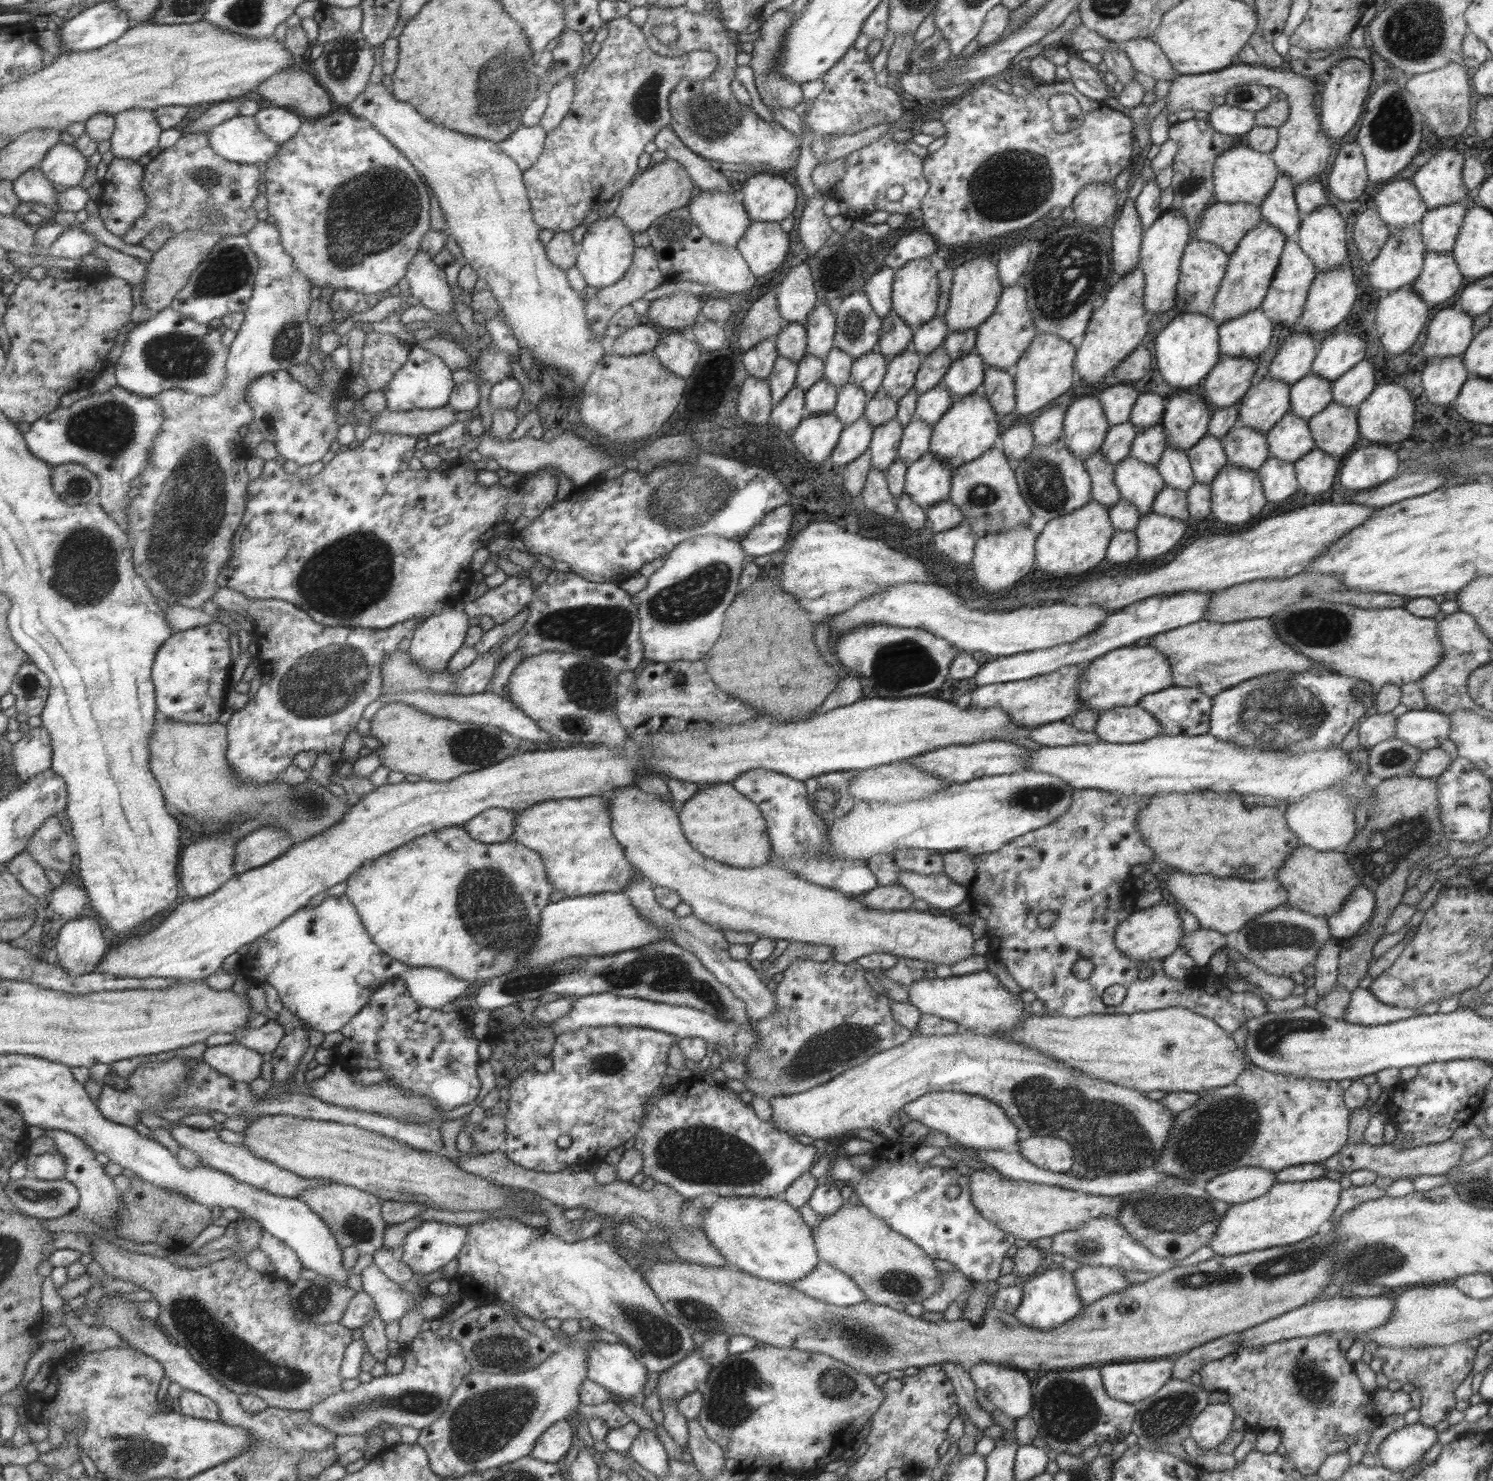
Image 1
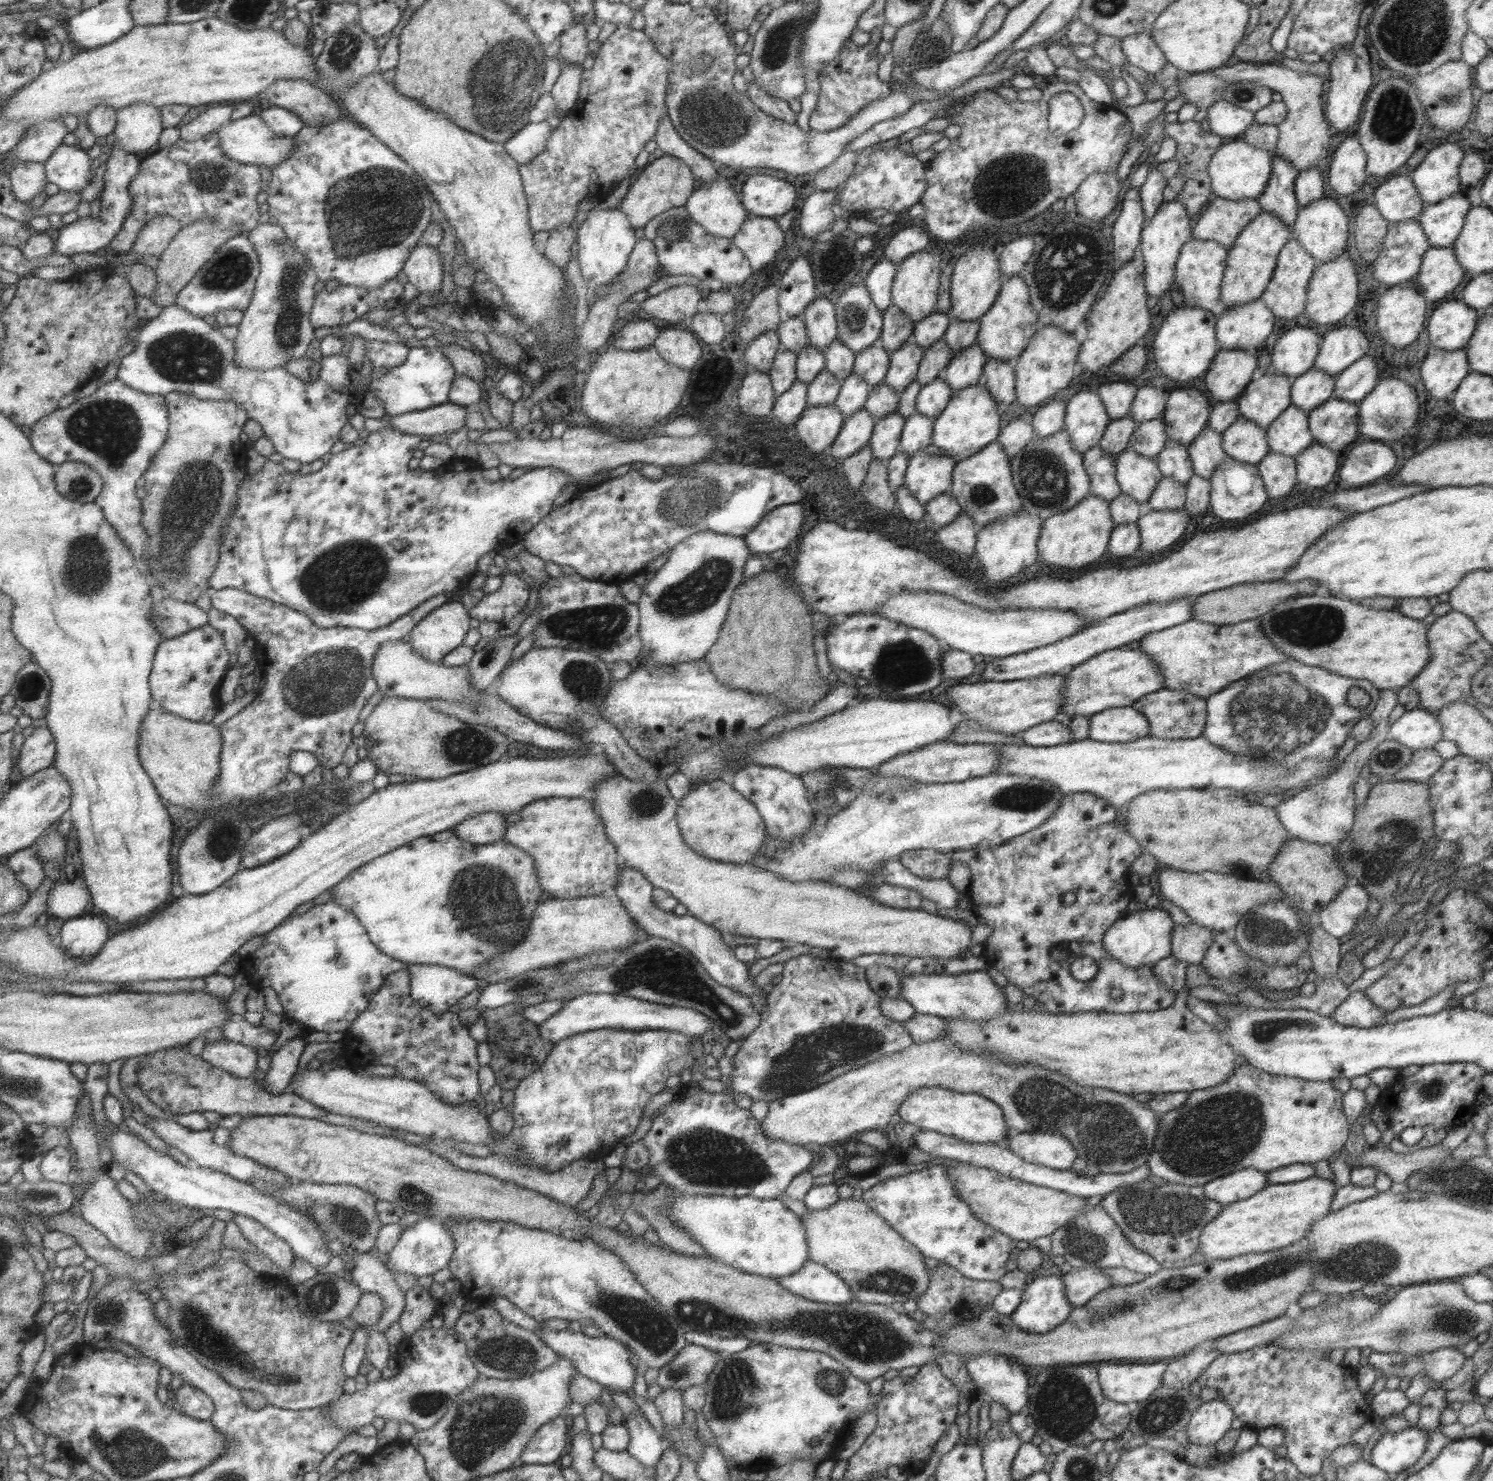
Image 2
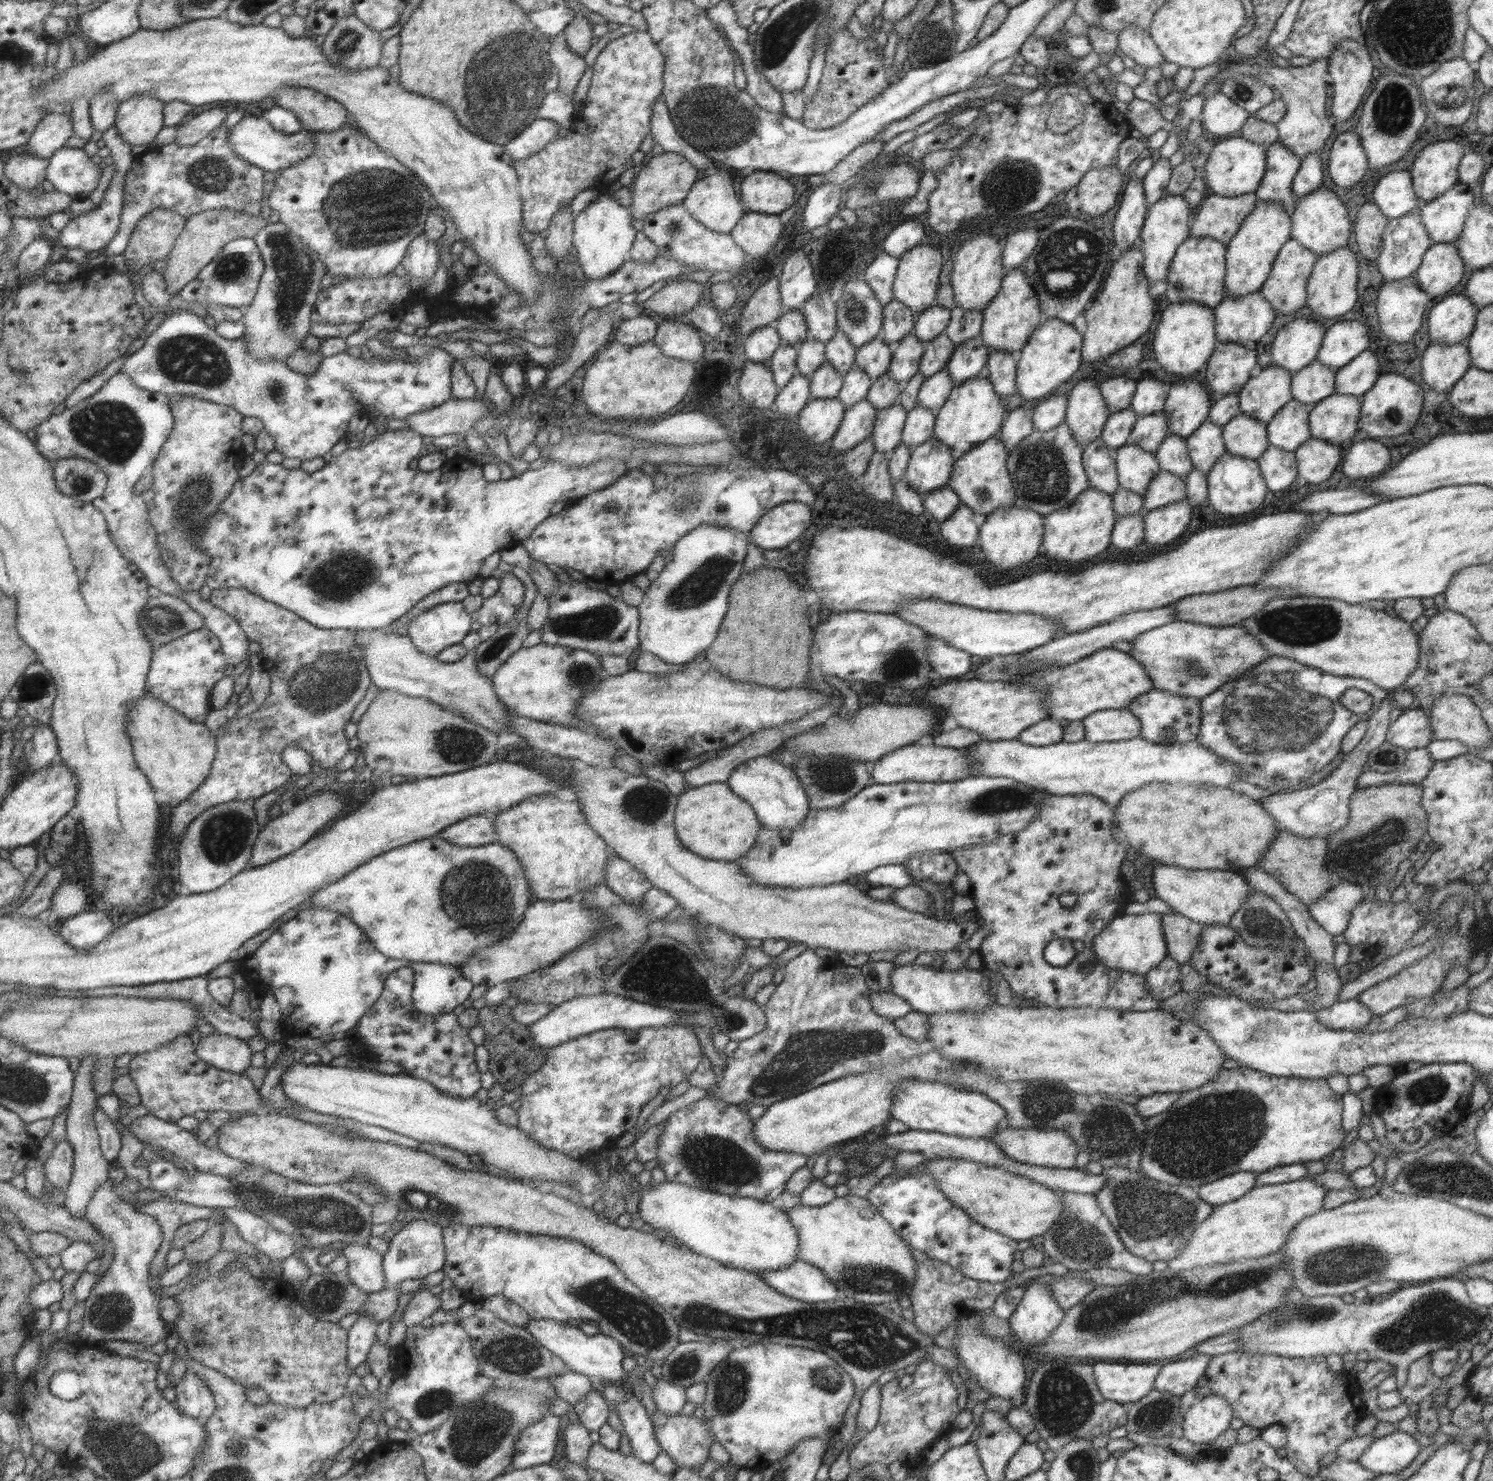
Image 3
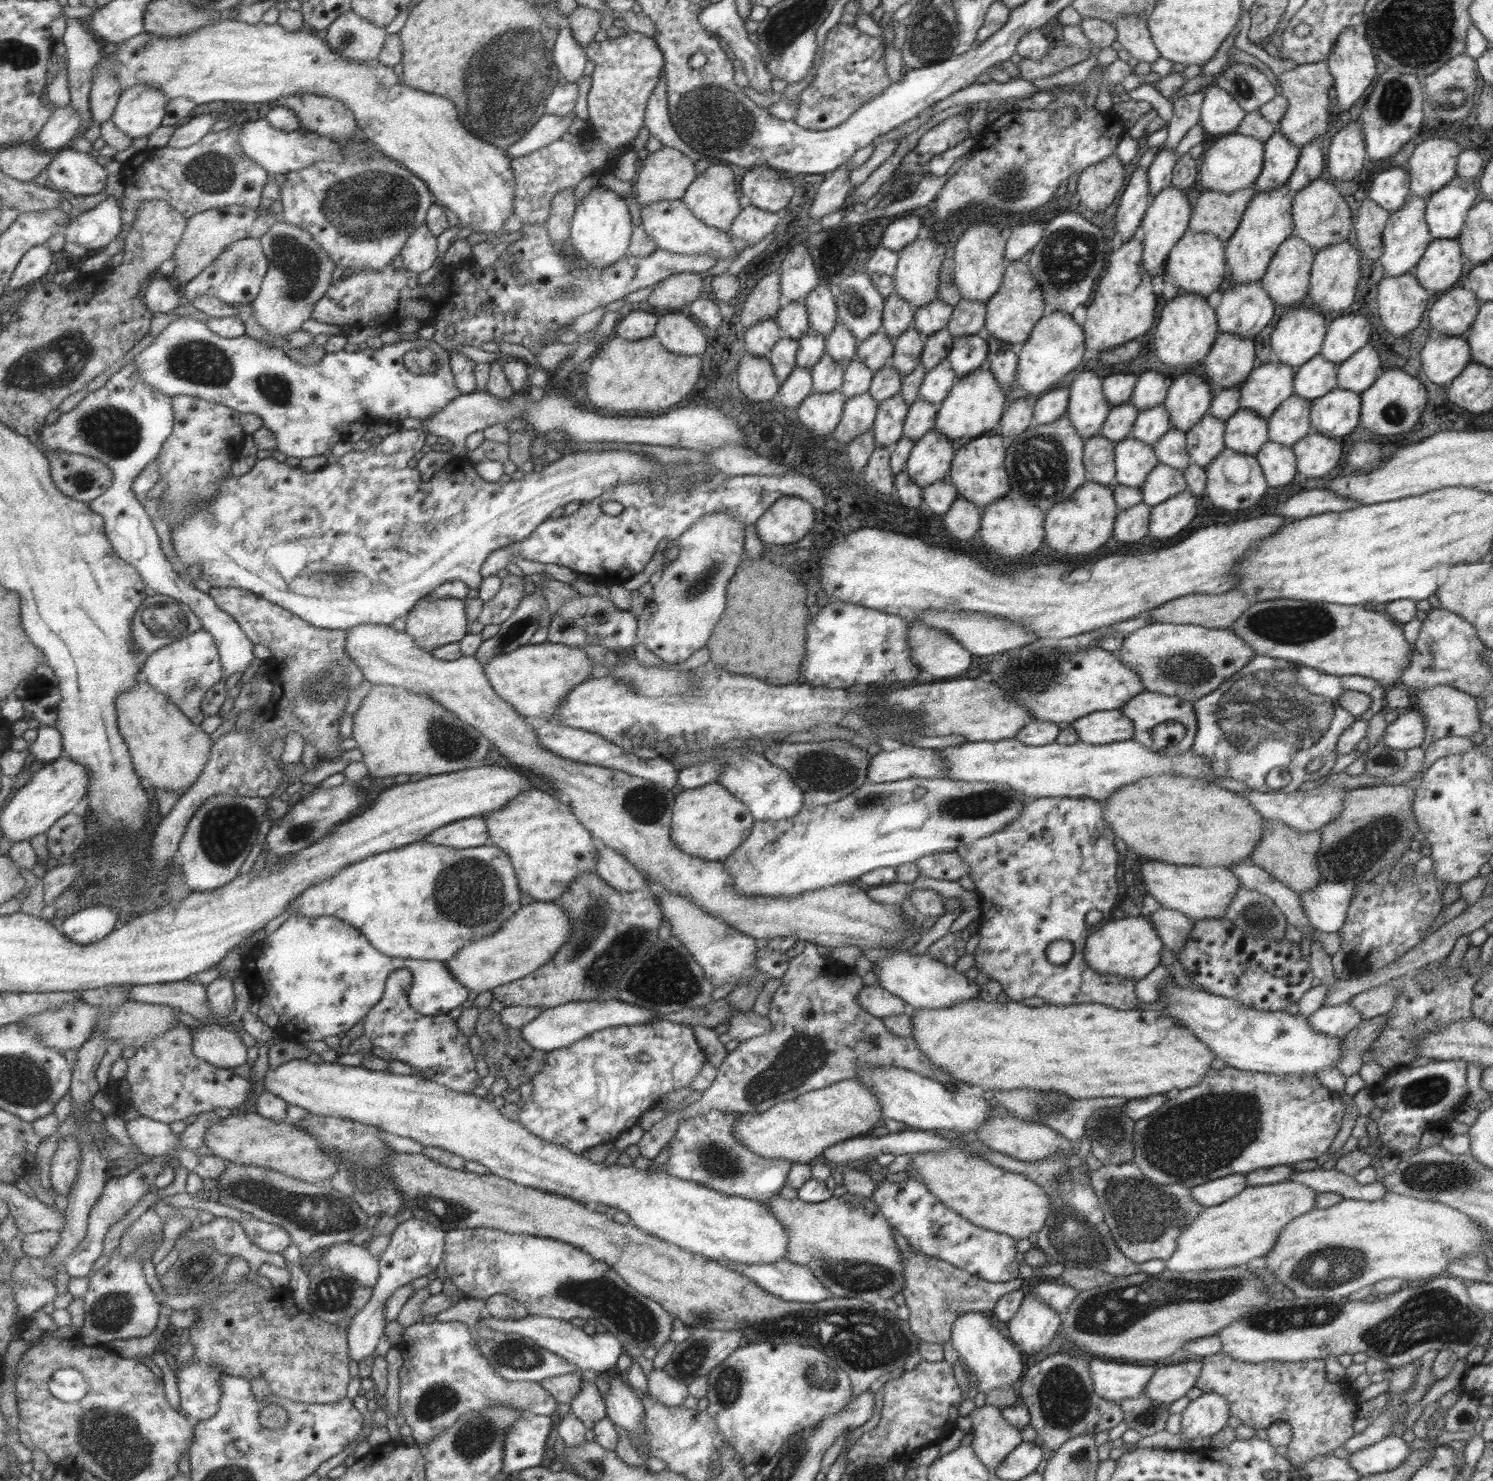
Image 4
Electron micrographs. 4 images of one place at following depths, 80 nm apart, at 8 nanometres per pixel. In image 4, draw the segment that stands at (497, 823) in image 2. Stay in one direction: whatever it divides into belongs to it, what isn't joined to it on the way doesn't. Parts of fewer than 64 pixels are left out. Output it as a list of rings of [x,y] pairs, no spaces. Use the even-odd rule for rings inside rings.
[[[470,817],[440,826],[422,840],[451,848],[471,848],[489,843],[484,818]]]

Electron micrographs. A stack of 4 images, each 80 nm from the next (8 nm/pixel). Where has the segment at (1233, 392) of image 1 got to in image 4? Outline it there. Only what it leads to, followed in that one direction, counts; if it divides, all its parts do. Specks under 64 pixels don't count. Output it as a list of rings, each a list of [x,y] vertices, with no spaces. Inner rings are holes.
[[[1219,333],[1204,356],[1204,372],[1222,388],[1239,386],[1256,365],[1254,340]]]

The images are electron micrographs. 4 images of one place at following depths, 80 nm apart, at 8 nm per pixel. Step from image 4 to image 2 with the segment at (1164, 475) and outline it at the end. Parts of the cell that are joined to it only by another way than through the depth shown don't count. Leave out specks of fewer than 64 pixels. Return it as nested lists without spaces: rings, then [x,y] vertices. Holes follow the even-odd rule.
[[[1162,477],[1151,491],[1149,498],[1140,504],[1140,514],[1147,511],[1181,510],[1186,501],[1186,484]]]

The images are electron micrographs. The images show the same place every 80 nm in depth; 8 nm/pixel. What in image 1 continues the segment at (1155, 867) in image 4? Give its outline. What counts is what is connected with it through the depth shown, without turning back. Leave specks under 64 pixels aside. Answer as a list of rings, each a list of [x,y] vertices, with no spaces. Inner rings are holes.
[[[1173,872],[1165,878],[1165,895],[1190,912],[1201,928],[1221,934],[1238,931],[1250,918],[1287,903],[1287,891],[1275,878],[1249,881],[1237,878],[1217,878],[1211,874],[1191,875]]]

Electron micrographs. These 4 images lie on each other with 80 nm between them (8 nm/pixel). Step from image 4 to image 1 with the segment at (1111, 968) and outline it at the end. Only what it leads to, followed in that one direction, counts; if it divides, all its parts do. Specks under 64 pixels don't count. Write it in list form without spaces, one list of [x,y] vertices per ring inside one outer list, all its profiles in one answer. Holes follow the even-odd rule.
[[[1164,895],[1163,898],[1151,907],[1135,909],[1115,927],[1113,944],[1127,958],[1137,961],[1159,961],[1169,956],[1177,947],[1181,930],[1181,921],[1177,916],[1178,906]]]

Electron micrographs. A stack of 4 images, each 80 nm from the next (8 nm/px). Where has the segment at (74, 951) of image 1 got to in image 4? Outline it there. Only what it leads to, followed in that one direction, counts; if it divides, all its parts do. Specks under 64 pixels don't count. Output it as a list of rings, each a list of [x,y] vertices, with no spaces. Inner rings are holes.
[[[92,906],[71,915],[61,928],[71,940],[95,944],[107,938],[117,928],[119,914],[109,906]]]

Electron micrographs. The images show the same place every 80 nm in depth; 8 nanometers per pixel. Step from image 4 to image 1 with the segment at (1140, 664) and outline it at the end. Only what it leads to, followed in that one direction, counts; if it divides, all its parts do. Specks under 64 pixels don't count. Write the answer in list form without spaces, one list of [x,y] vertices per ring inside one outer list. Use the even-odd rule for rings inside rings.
[[[1268,617],[1237,620],[1229,623],[1217,623],[1201,619],[1148,637],[1146,645],[1152,646],[1168,660],[1169,674],[1173,686],[1198,688],[1203,694],[1210,697],[1234,684],[1265,673],[1269,674],[1275,671],[1303,672],[1311,667],[1327,669],[1324,666],[1319,666],[1319,664],[1315,666],[1315,662],[1312,662],[1310,658],[1306,658],[1306,656],[1283,644],[1273,632]]]

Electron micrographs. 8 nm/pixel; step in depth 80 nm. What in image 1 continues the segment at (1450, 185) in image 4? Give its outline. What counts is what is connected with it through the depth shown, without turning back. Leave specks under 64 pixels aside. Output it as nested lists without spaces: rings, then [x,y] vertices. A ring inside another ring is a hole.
[[[1459,202],[1426,209],[1417,223],[1426,252],[1450,252],[1459,234],[1467,205],[1467,202]]]

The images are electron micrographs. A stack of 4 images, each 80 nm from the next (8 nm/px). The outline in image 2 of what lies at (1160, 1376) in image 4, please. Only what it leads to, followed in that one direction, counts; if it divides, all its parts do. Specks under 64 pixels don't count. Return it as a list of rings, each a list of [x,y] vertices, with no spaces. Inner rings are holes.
[[[1207,1341],[1195,1345],[1189,1353],[1167,1363],[1167,1368],[1161,1375],[1160,1386],[1188,1388],[1189,1384],[1219,1355],[1219,1351],[1213,1351]]]

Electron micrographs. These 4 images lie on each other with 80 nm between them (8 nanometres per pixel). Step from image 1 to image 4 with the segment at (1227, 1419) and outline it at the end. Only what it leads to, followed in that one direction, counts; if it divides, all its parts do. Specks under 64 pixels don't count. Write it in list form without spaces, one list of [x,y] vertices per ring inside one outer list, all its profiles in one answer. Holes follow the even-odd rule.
[[[1202,1393],[1180,1412],[1181,1437],[1193,1440],[1219,1432],[1230,1416],[1228,1402],[1218,1394]]]

